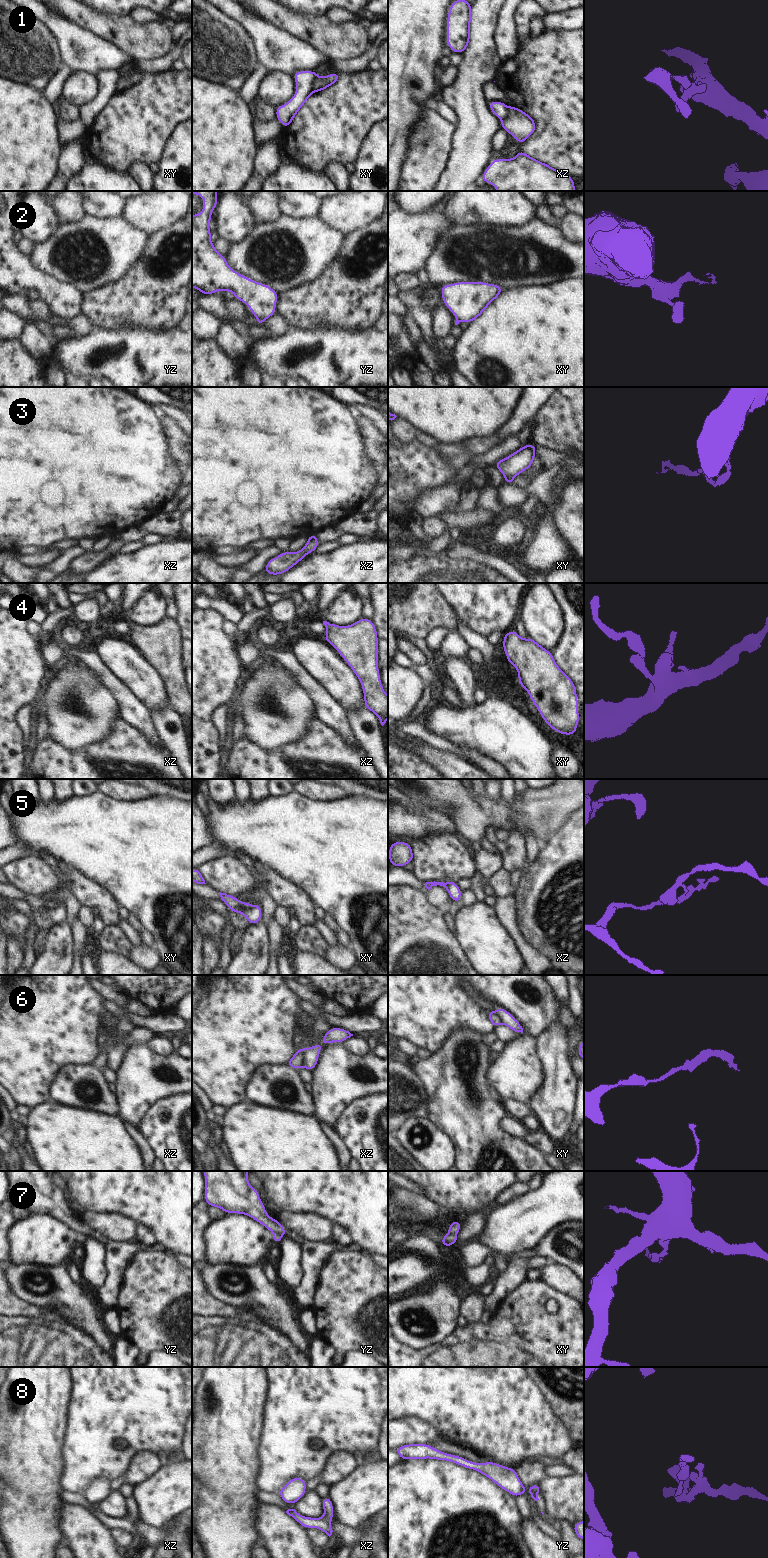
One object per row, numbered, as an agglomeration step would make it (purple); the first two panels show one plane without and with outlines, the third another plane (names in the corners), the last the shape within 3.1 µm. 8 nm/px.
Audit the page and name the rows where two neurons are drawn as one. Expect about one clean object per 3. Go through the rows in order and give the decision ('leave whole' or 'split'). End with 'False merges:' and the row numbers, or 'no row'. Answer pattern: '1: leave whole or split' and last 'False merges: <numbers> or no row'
1: split
2: split
3: split
4: leave whole
5: split
6: split
7: split
8: leave whole
False merges: 1, 2, 3, 5, 6, 7

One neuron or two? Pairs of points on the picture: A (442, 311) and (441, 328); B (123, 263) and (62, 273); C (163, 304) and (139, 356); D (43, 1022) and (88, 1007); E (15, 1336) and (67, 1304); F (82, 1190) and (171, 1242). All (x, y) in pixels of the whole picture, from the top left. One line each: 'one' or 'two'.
A: one
B: one
C: two
D: one
E: two
F: one

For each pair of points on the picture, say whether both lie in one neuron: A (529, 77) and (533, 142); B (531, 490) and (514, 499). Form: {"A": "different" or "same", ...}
{"A": "same", "B": "same"}

